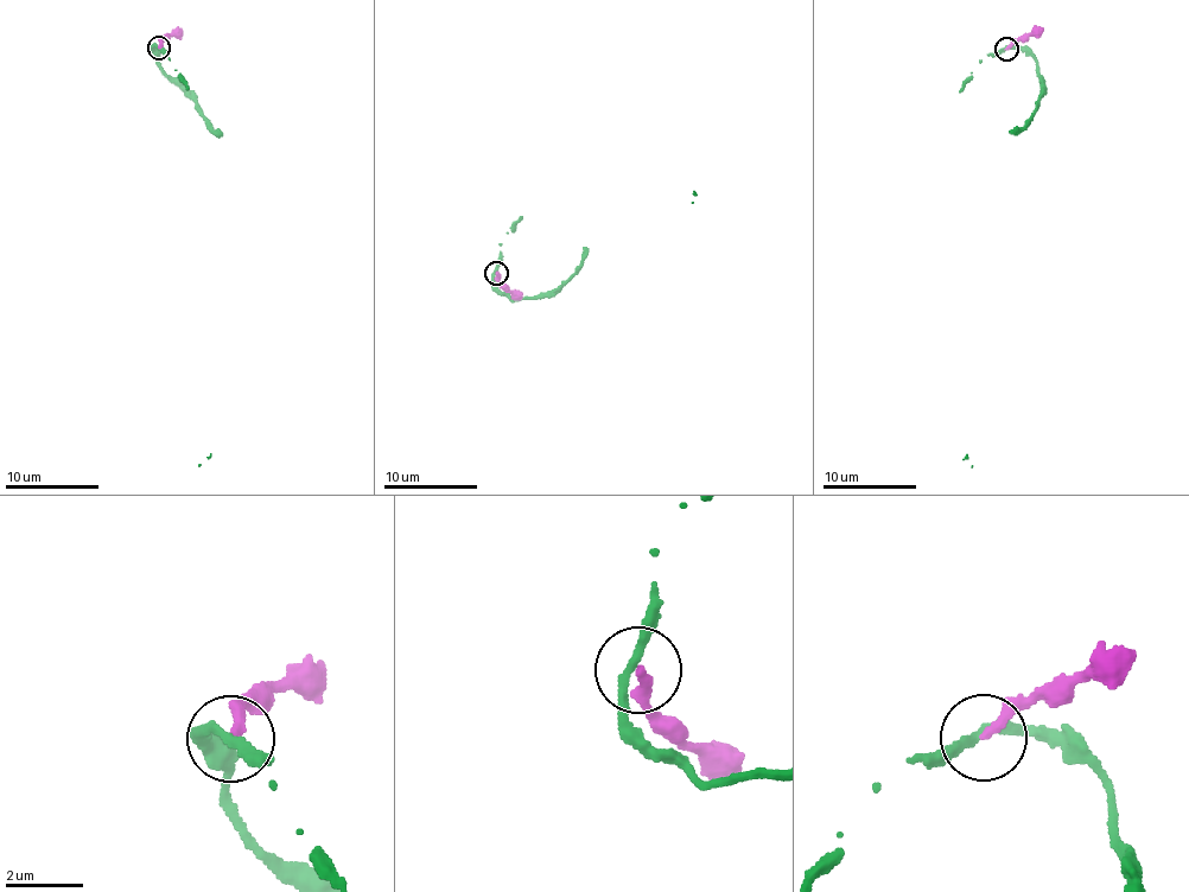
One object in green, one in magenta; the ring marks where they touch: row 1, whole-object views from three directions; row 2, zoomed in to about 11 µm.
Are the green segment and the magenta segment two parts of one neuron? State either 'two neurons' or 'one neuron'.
two neurons

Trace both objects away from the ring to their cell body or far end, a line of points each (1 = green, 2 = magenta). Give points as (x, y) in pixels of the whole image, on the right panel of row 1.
1: (1005, 50), (1017, 48), (1034, 57), (1043, 80), (1037, 110), (1016, 135), (972, 466)
2: (1006, 50), (1042, 27)

